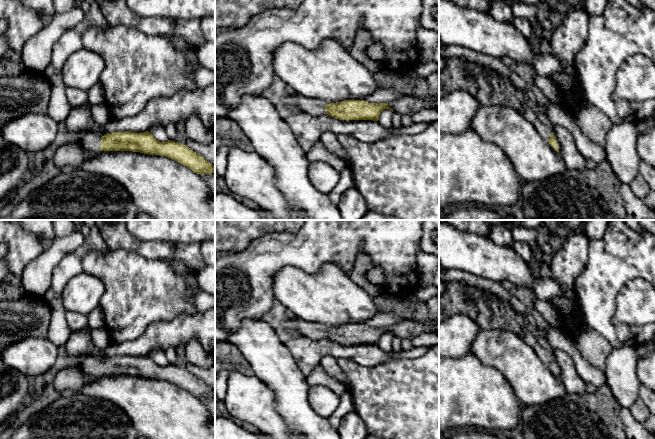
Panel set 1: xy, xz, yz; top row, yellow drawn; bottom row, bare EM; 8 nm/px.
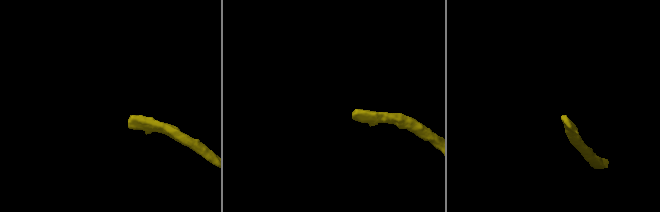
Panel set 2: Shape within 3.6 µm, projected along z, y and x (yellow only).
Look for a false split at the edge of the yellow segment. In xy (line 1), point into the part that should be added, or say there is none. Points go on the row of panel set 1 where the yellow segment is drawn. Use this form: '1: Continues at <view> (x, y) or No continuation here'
1: Continues at xy (90, 140)

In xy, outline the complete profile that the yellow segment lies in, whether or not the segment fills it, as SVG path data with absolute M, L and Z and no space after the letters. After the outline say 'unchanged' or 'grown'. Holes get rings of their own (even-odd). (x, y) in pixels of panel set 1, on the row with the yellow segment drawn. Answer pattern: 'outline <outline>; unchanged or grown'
outline M83 131L80 134L80 139L84 148L92 152L102 151L133 151L148 155L160 155L171 158L176 162L188 167L197 174L211 174L215 172L215 166L208 162L203 156L191 150L188 146L167 140L160 142L149 131L143 133L135 133L131 131L111 132L100 137L99 134L93 131Z; grown

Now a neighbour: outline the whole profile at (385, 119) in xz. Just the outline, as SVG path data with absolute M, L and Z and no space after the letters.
M385 109L381 112L378 122L385 128L392 127L392 110Z

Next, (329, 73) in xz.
M326 39L316 49L310 50L293 42L285 42L273 52L273 68L275 75L283 80L297 94L323 100L325 104L342 102L344 100L363 100L366 96L378 90L375 74L354 59L348 50L336 40Z

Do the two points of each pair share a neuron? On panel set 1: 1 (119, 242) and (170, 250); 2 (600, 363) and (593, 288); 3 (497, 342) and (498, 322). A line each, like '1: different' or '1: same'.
1: same
2: different
3: different

